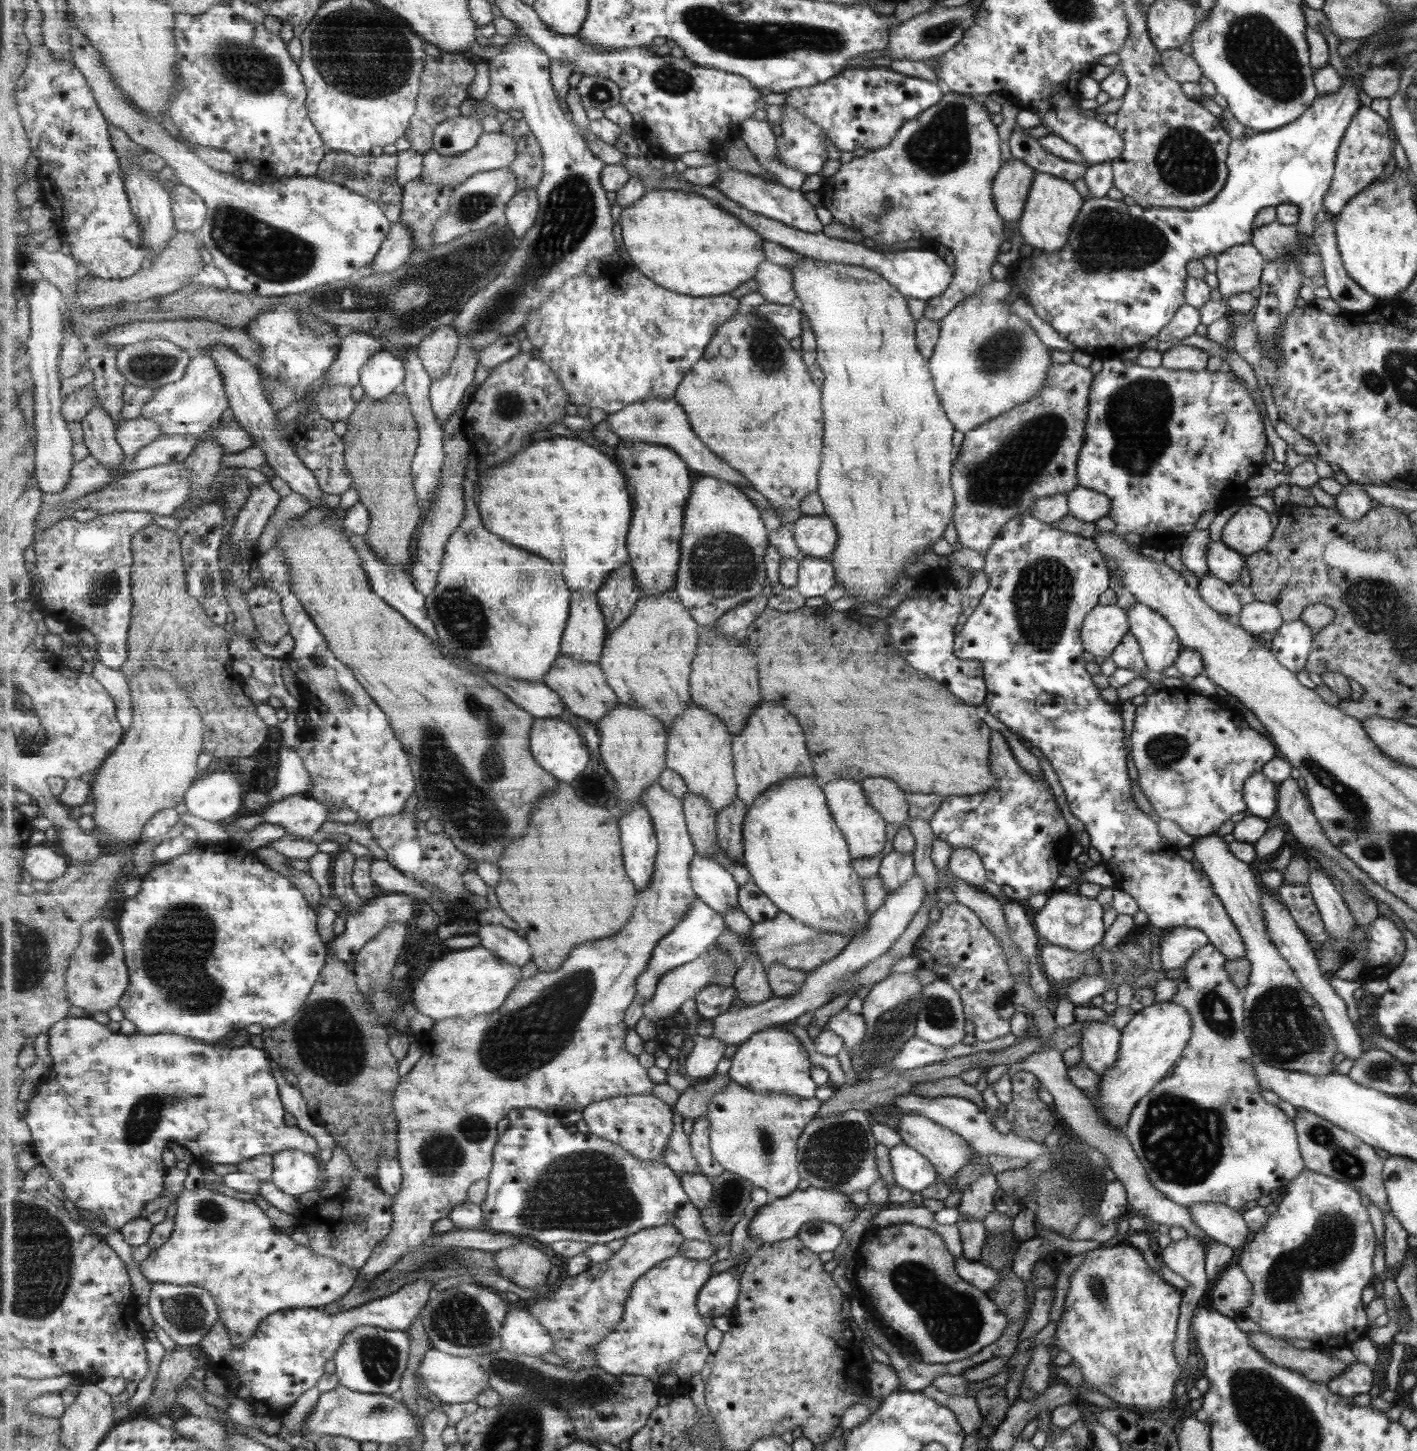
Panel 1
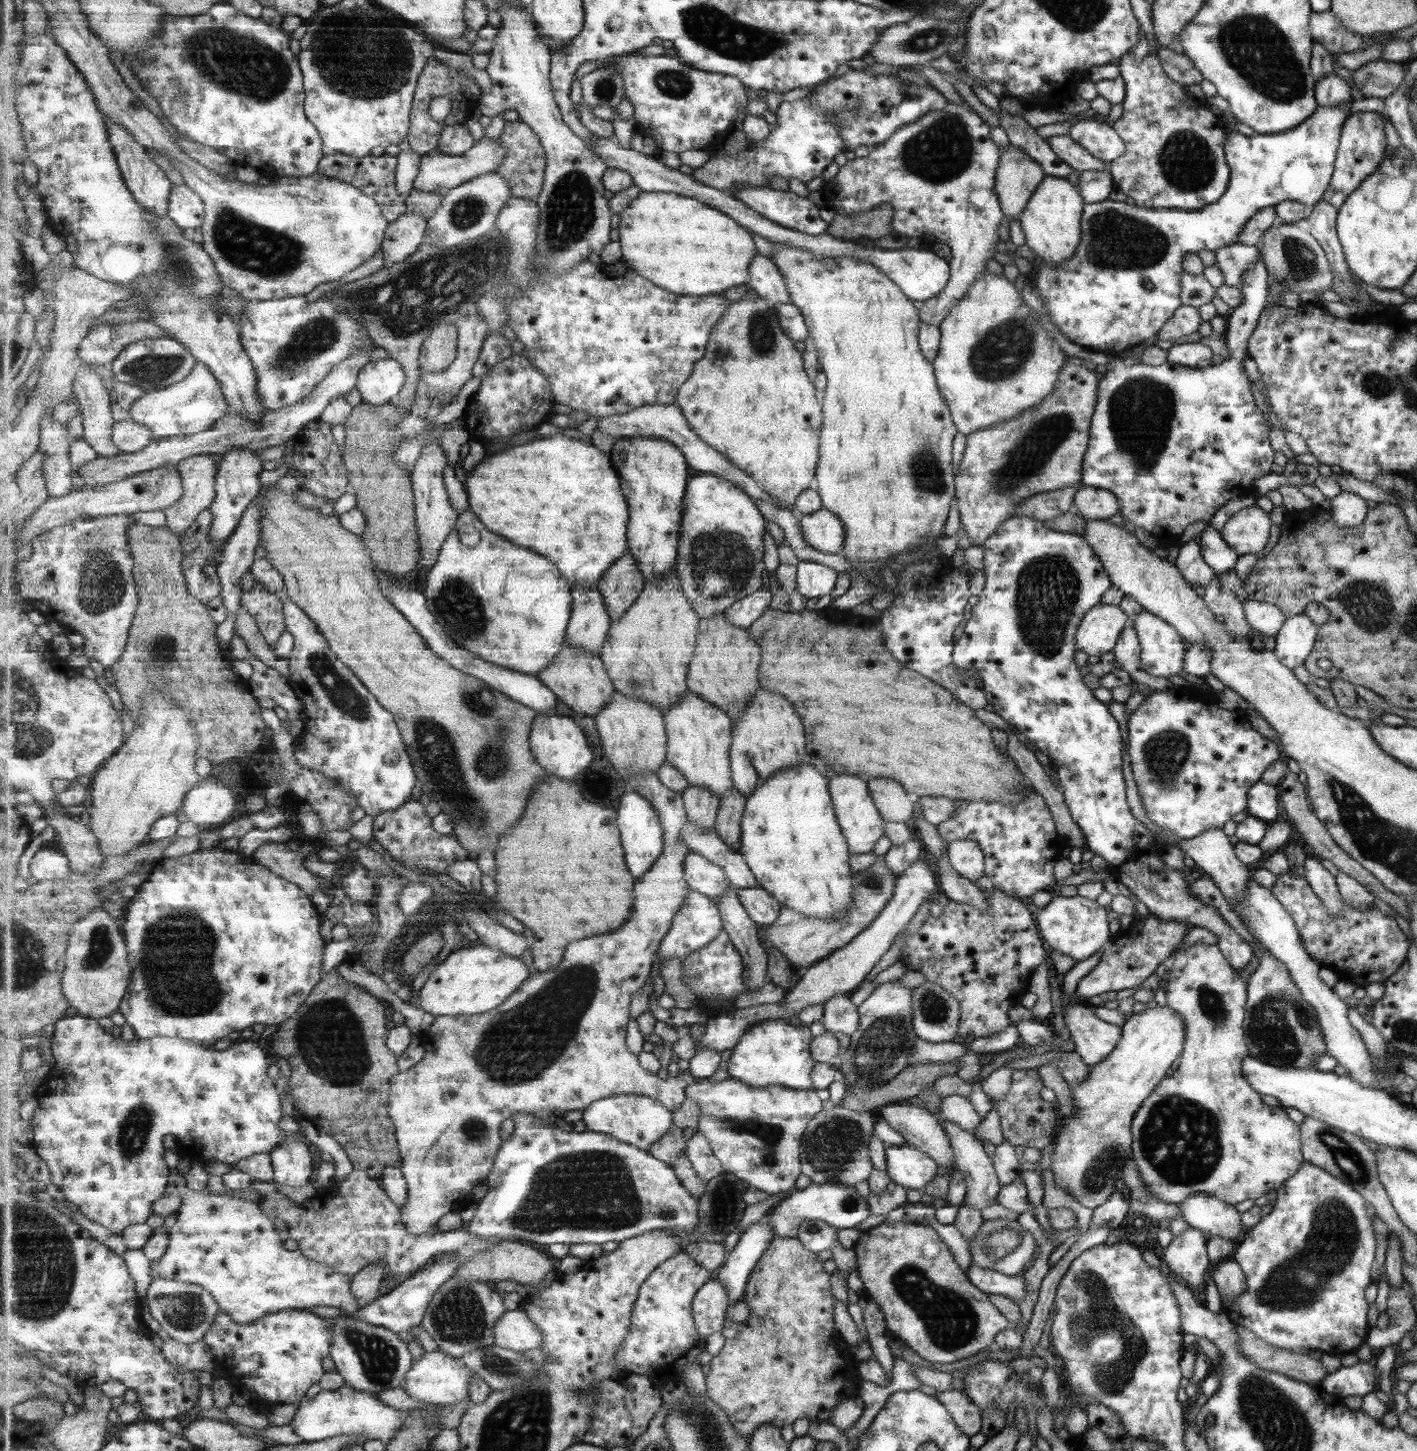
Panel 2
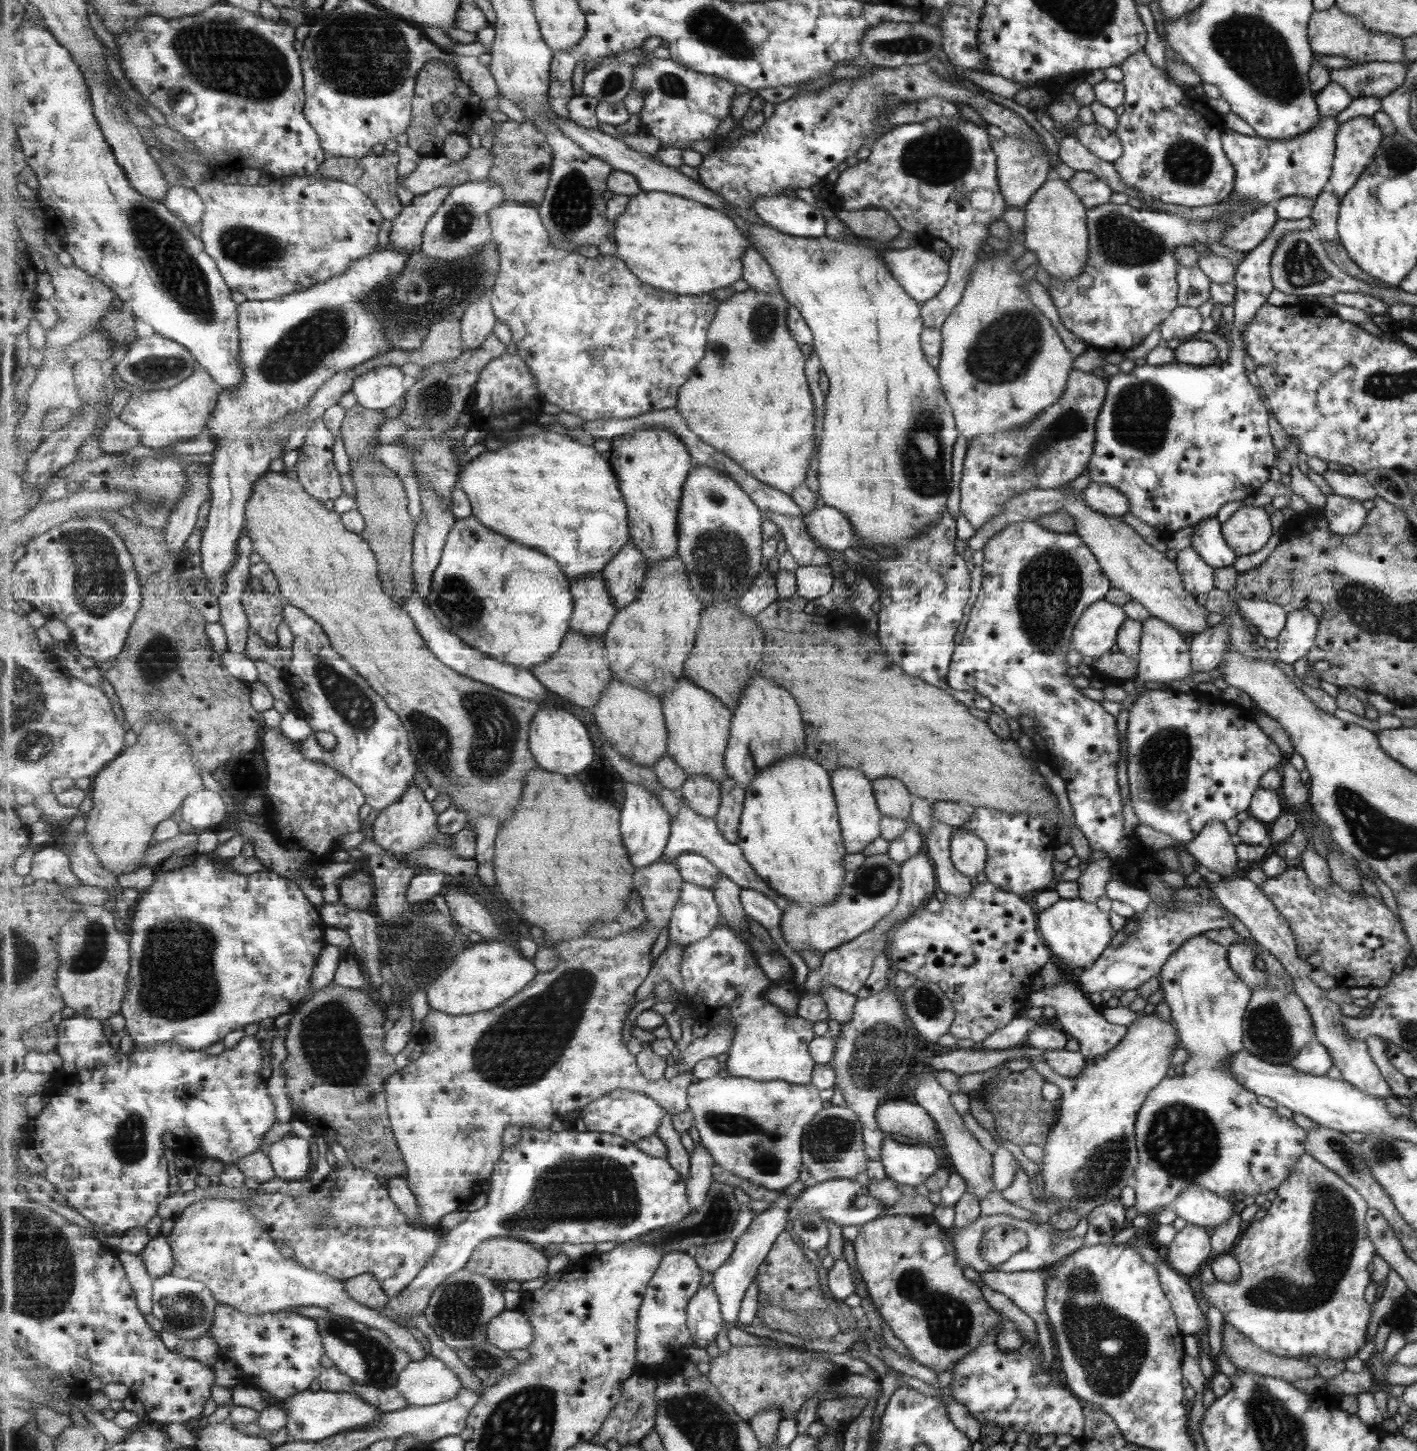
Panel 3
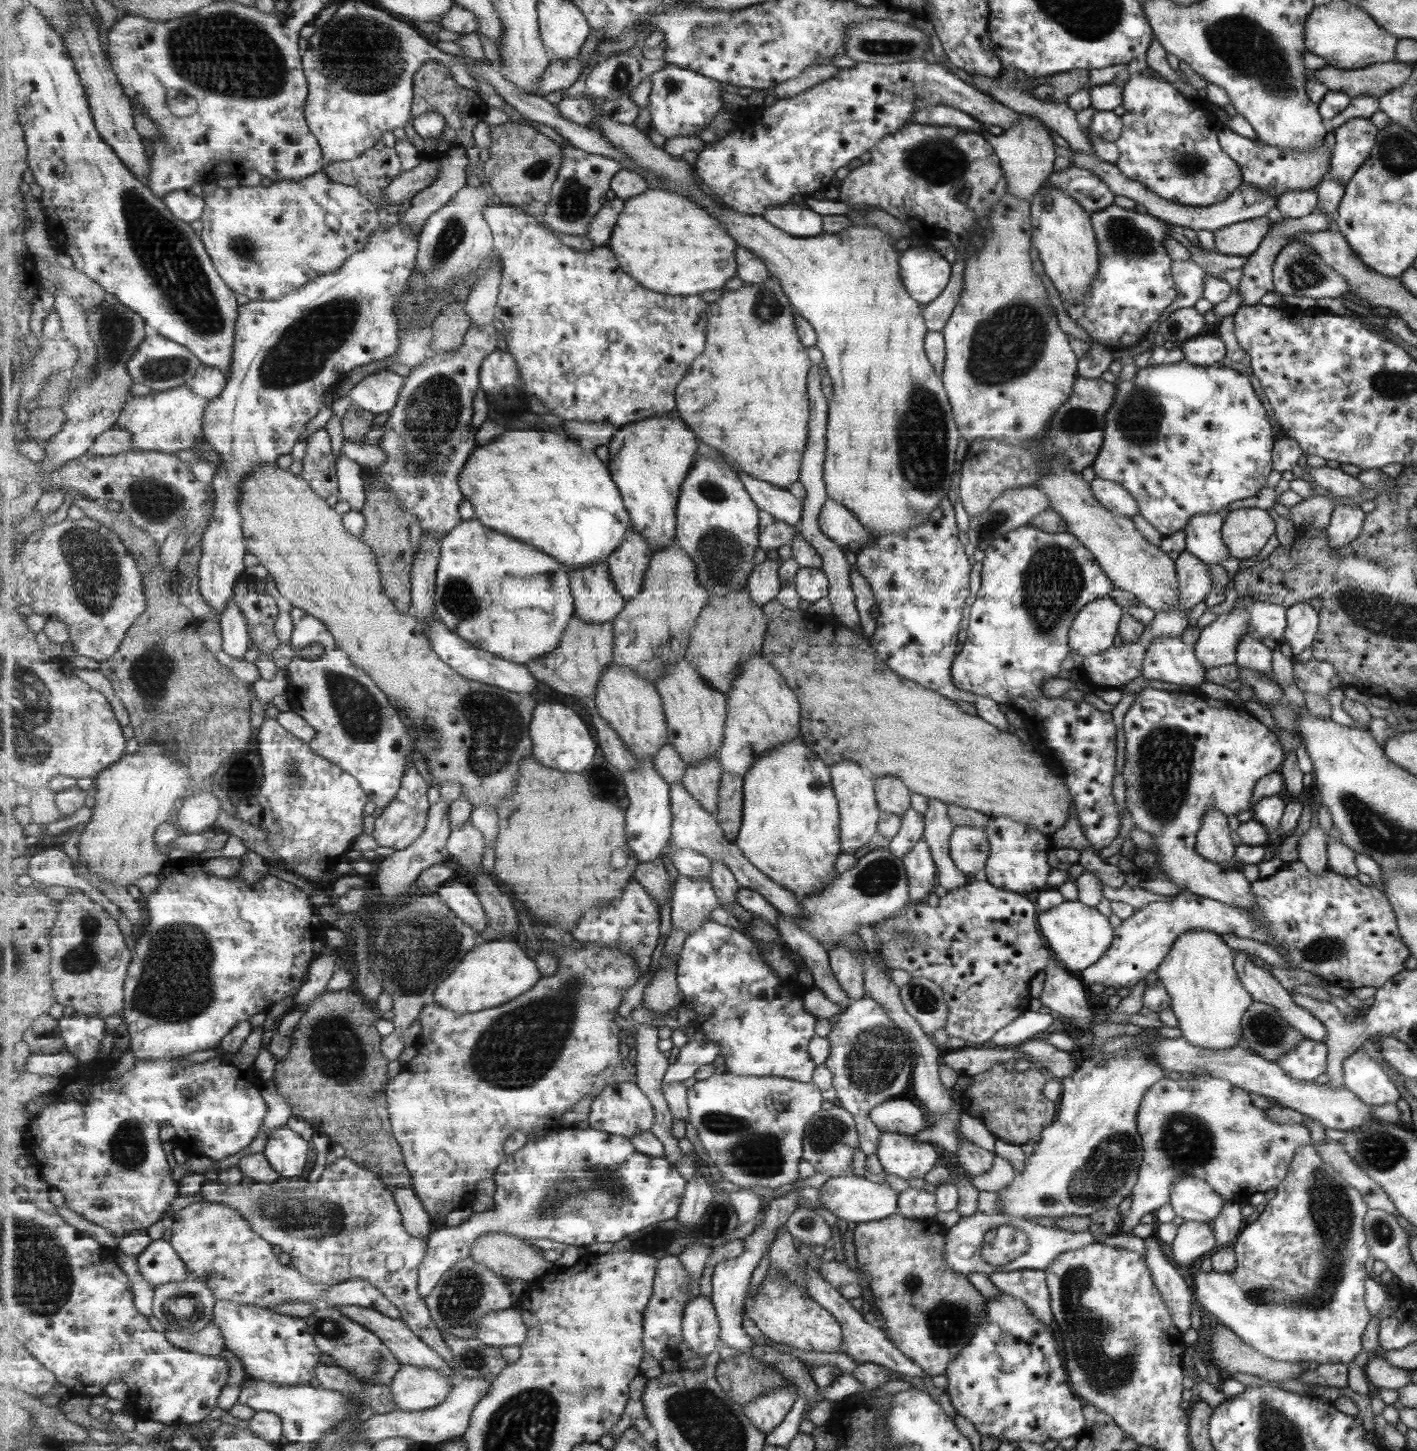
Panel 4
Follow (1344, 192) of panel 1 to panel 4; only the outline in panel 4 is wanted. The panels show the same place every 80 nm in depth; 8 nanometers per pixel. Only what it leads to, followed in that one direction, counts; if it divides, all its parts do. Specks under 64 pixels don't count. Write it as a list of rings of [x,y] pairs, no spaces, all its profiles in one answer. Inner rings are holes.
[[[1359,117],[1346,120],[1332,132],[1335,142],[1330,156],[1330,174],[1333,181],[1345,188],[1370,156],[1378,130],[1368,118]]]

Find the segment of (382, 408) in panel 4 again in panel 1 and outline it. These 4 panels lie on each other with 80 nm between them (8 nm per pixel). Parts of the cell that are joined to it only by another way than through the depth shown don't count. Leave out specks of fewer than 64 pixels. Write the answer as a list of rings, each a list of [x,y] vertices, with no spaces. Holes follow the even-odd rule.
[[[381,351],[371,356],[362,368],[361,386],[372,399],[385,399],[387,395],[403,389],[406,368],[399,356]]]

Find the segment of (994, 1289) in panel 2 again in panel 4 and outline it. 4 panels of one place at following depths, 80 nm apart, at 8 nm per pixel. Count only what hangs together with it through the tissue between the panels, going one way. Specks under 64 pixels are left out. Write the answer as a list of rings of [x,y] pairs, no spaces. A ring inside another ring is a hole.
[[[1013,1270],[1012,1272],[994,1271],[988,1280],[998,1292],[1021,1300],[1036,1320],[1046,1328],[1054,1328],[1049,1293],[1043,1270]]]

